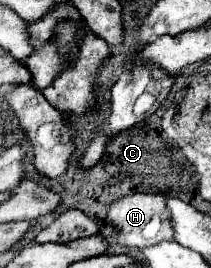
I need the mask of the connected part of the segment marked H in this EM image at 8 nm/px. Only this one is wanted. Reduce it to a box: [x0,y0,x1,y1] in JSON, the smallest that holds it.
[104,193,172,249]

